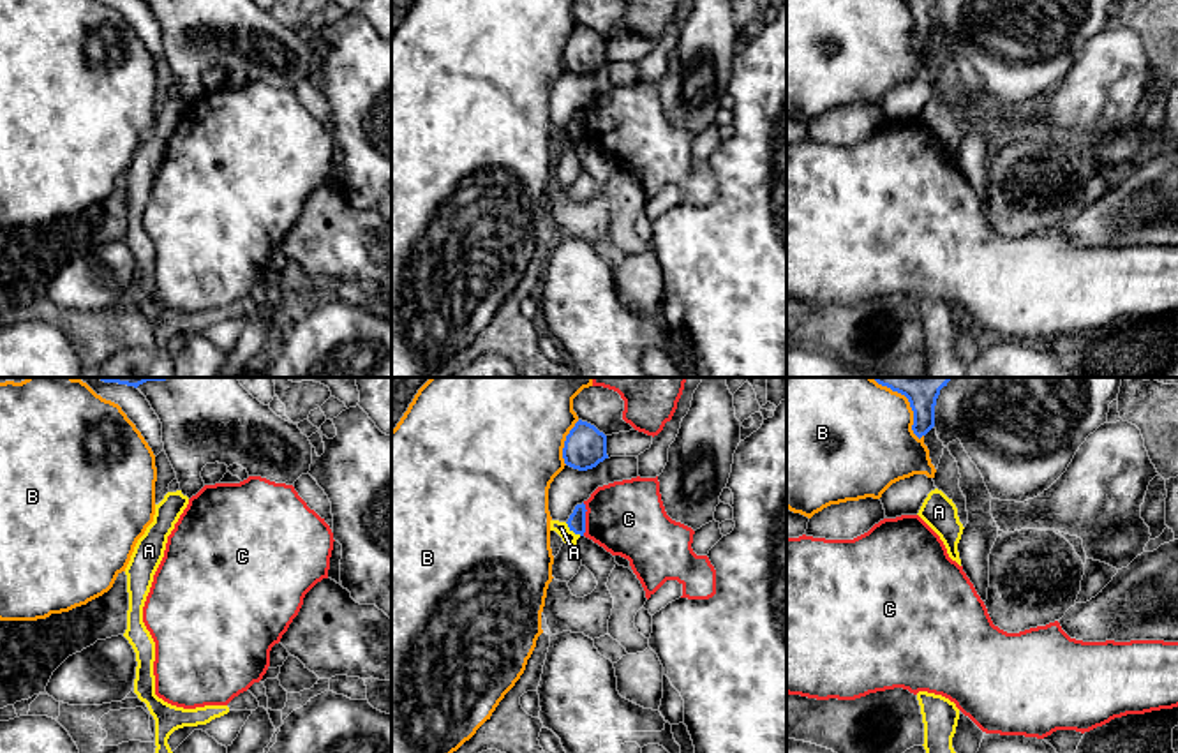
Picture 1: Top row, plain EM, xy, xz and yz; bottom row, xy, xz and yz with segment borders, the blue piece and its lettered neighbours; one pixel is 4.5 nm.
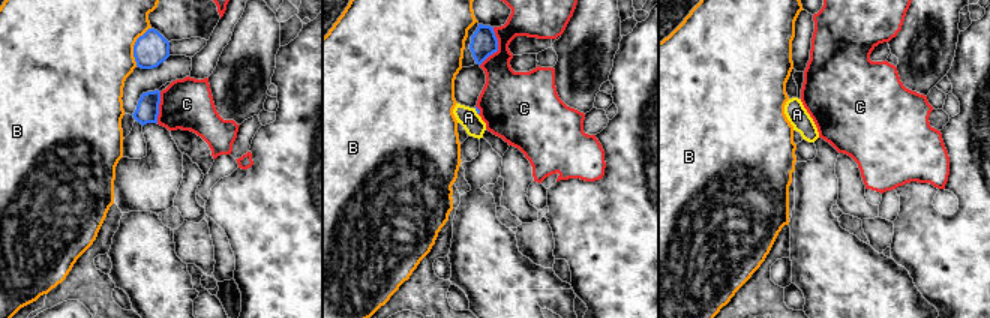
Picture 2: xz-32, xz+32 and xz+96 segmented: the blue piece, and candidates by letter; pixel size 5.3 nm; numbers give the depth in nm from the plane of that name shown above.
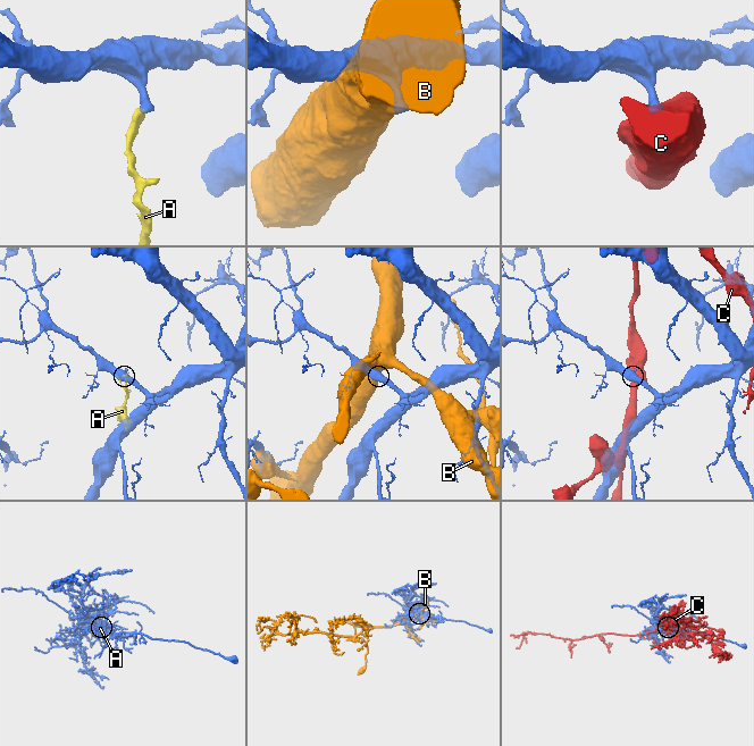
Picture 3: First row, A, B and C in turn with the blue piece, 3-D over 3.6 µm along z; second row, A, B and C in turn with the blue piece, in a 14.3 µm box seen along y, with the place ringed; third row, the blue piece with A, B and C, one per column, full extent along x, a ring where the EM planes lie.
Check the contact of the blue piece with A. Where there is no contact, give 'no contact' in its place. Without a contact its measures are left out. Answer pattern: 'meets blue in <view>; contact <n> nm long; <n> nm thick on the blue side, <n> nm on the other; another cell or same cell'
meets blue in xz; contact 100 nm long; 80 nm thick on the blue side, 60 nm on the other; another cell

